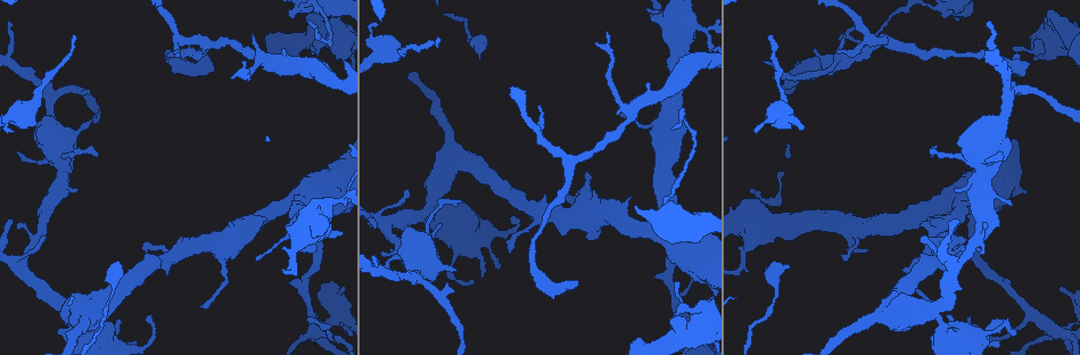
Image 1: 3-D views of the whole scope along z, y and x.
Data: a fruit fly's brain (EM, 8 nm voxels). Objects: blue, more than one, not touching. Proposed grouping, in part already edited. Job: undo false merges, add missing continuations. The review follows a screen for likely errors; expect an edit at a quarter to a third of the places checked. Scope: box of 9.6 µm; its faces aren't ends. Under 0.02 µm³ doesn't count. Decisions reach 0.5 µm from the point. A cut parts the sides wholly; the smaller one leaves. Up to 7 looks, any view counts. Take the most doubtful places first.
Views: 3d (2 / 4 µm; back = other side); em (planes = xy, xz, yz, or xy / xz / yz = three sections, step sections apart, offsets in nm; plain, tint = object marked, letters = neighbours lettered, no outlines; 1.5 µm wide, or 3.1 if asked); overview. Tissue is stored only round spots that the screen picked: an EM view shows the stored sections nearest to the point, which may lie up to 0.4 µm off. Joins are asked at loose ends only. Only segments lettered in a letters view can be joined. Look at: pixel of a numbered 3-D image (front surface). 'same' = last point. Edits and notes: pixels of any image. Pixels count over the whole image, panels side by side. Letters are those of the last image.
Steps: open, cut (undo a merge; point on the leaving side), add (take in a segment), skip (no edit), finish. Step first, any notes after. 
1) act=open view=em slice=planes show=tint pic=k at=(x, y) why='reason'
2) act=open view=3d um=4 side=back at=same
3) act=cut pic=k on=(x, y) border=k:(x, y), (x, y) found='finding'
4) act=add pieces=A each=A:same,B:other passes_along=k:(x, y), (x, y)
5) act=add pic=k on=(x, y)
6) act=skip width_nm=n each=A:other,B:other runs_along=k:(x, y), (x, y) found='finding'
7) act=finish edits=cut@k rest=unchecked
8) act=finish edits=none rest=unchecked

act=open view=3d um=4 pic=1 at=(573, 282) why='end of a long branch'

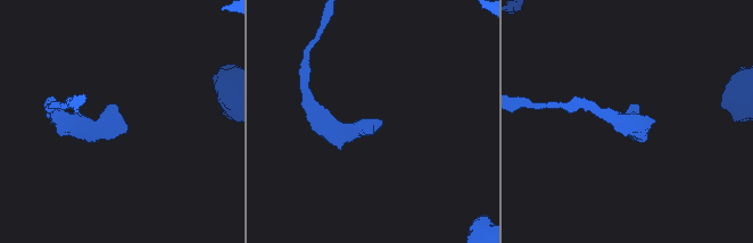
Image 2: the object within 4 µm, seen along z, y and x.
act=open view=em slice=planes show=plain pic=2 at=(374, 127) why='shape alone is not enough'

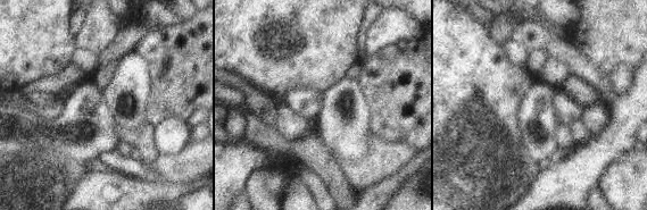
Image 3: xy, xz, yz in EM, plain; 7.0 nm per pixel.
act=open view=em slice=planes show=letters at=same why='see the neighbours'

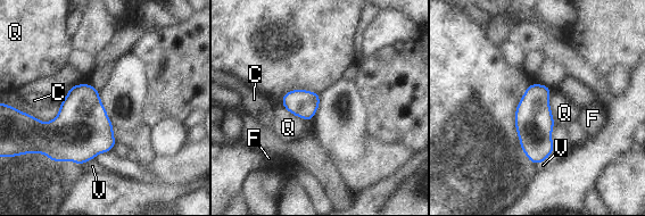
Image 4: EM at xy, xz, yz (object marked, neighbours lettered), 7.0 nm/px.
act=skip longest_contact=Q:240nm each=C:other,F:other,Q:other,V:other border=4:(551, 90), (548, 105), (555, 123) found='none of them fits'

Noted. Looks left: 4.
act=open view=em slice=planes show=letters pic=1 at=(74, 192) why='an open end'

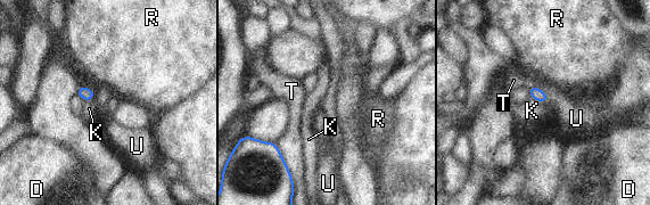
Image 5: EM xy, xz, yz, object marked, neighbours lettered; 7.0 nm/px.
act=skip longest_contact=T:240nm each=D:other,K:other,R:other,T:other,U:other found='no lettered segment goes on from it'

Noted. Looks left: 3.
act=open view=em slice=planes show=letters pic=1 at=(516, 218) why='thin end'

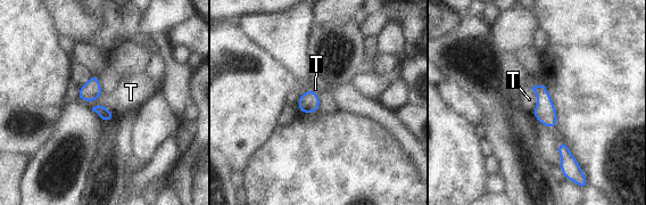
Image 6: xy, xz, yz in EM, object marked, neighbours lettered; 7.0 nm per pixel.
act=skip width_nm=140 each=T:other border=6:(102, 92), (92, 100), (77, 98) found='no lettered segment goes on from it'

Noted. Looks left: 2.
act=finish edits=none rest=unchecked

